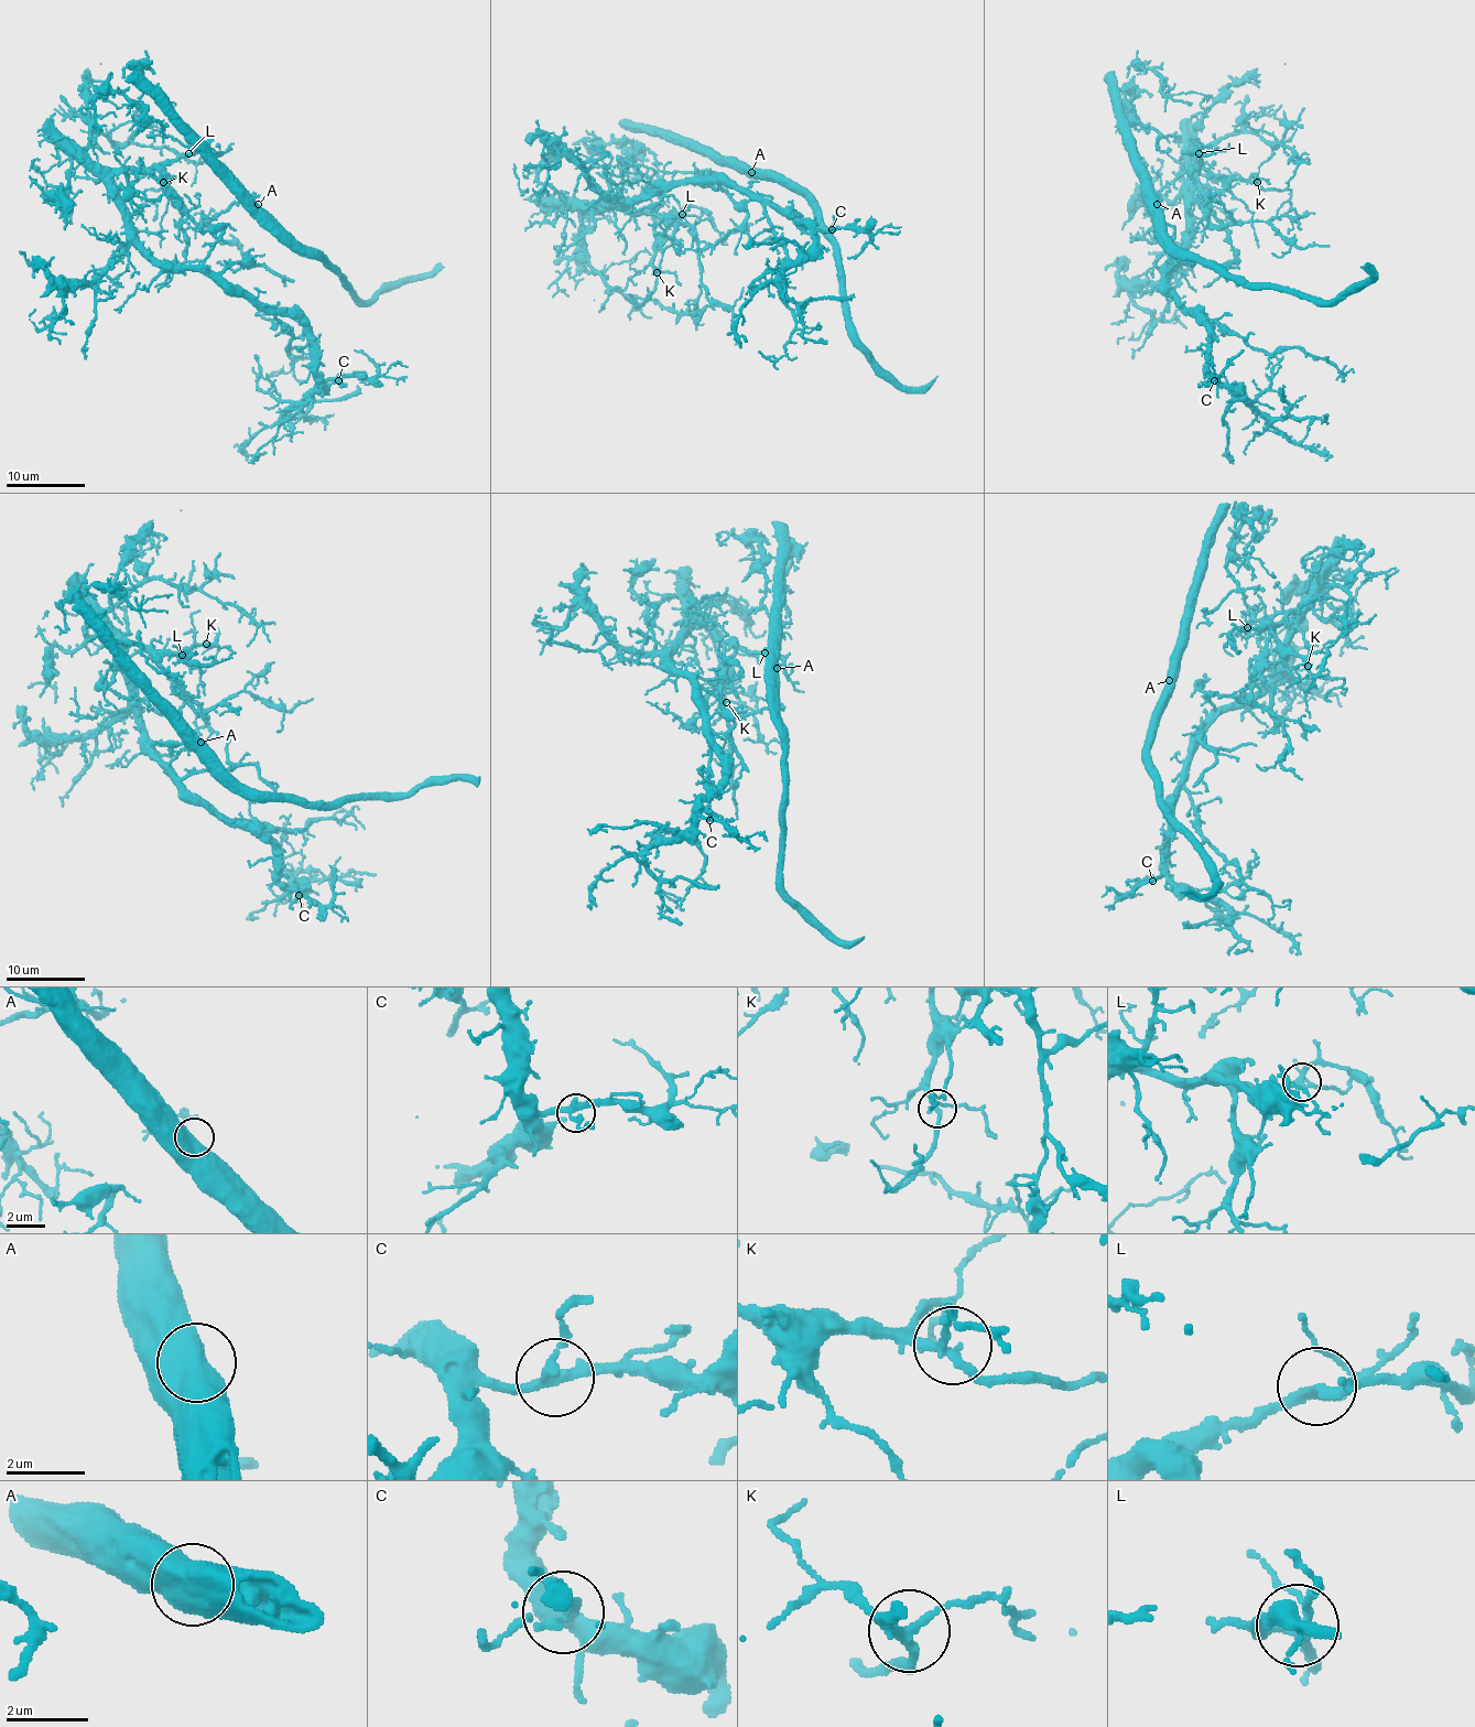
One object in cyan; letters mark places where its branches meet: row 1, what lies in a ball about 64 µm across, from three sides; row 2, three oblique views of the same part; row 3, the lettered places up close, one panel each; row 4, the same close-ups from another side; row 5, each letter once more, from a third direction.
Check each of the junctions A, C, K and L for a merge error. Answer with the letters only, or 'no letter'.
no letter

